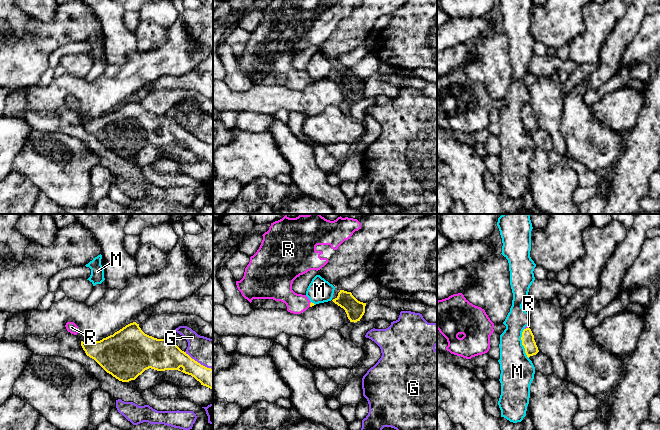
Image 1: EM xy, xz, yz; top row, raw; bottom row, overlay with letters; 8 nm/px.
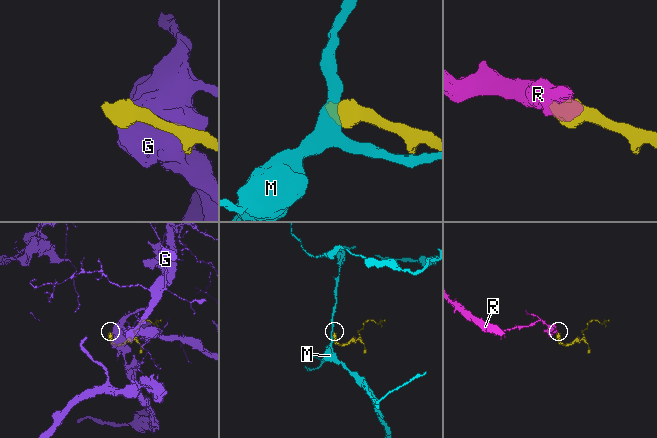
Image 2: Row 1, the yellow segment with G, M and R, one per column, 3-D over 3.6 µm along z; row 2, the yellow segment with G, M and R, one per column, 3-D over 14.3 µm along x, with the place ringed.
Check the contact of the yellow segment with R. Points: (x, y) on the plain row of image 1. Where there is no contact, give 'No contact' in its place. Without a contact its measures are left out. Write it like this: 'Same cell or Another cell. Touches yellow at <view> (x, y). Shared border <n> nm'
Same cell. Touches yellow at xz (310, 80). Shared border 40 nm

